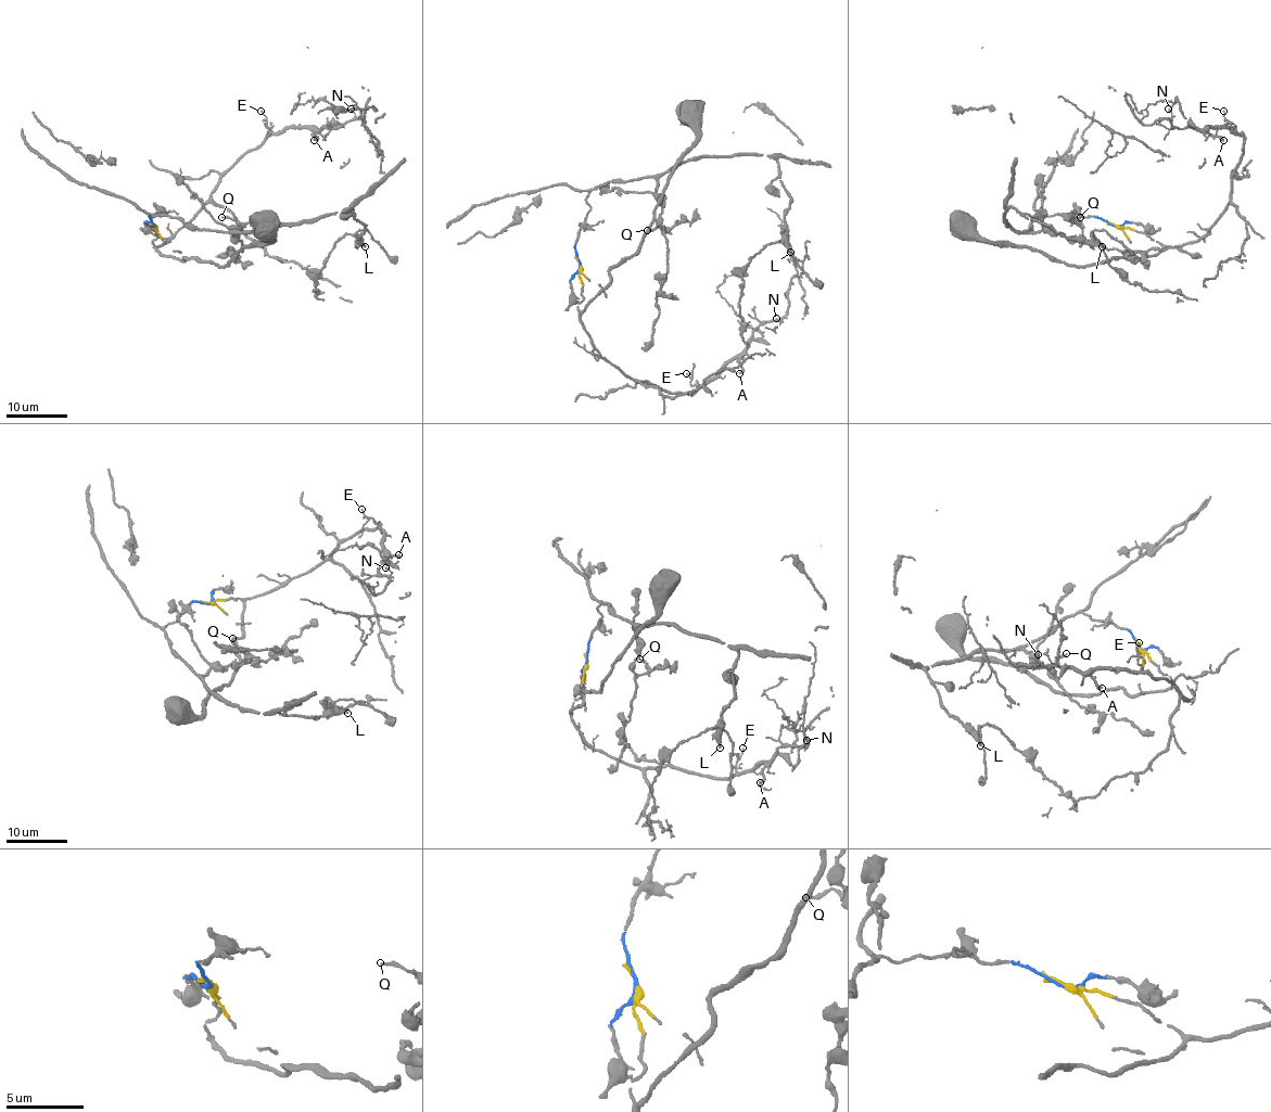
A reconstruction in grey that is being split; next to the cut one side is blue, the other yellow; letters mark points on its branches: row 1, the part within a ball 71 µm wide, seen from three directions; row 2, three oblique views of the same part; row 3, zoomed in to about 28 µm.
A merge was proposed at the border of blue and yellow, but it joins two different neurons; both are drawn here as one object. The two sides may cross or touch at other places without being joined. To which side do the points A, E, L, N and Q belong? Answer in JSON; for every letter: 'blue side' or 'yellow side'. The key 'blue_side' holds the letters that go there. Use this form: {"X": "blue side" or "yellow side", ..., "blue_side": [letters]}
{"A": "yellow side", "E": "yellow side", "L": "blue side", "N": "yellow side", "Q": "blue side", "blue_side": ["L", "Q"]}

